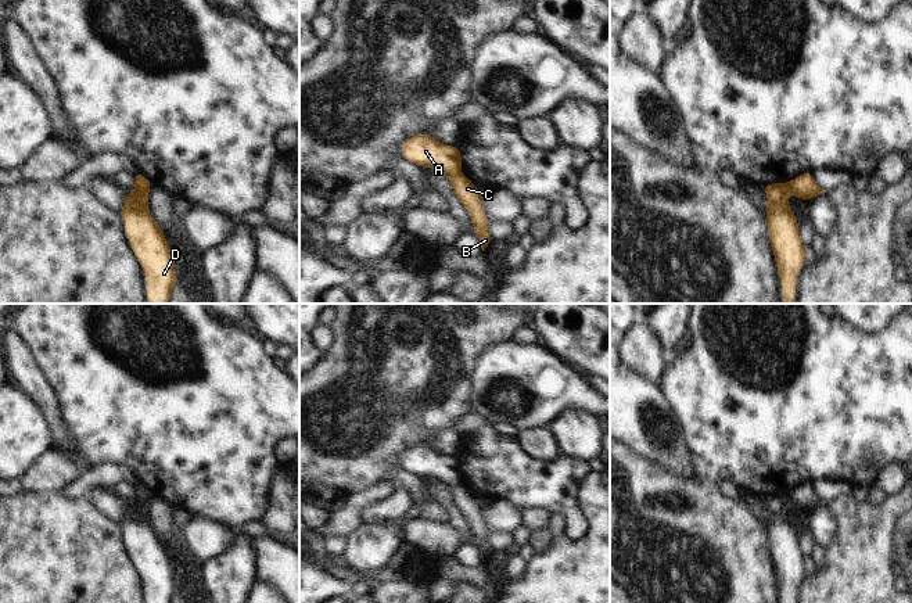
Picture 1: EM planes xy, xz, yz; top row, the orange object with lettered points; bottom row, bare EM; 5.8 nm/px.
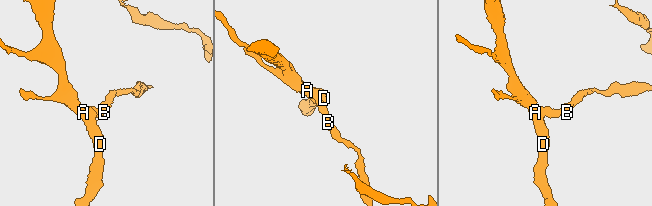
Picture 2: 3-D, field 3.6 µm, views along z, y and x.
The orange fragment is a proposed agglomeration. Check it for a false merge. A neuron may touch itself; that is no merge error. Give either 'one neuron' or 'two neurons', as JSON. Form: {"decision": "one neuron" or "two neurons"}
{"decision": "two neurons"}

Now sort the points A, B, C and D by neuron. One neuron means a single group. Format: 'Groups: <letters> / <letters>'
Groups: A D / B C.

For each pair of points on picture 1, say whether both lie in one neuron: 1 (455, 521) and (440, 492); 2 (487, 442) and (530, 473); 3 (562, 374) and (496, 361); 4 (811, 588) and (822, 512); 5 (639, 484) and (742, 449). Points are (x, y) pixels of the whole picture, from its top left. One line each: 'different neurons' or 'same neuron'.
1: same neuron
2: same neuron
3: same neuron
4: different neurons
5: different neurons

